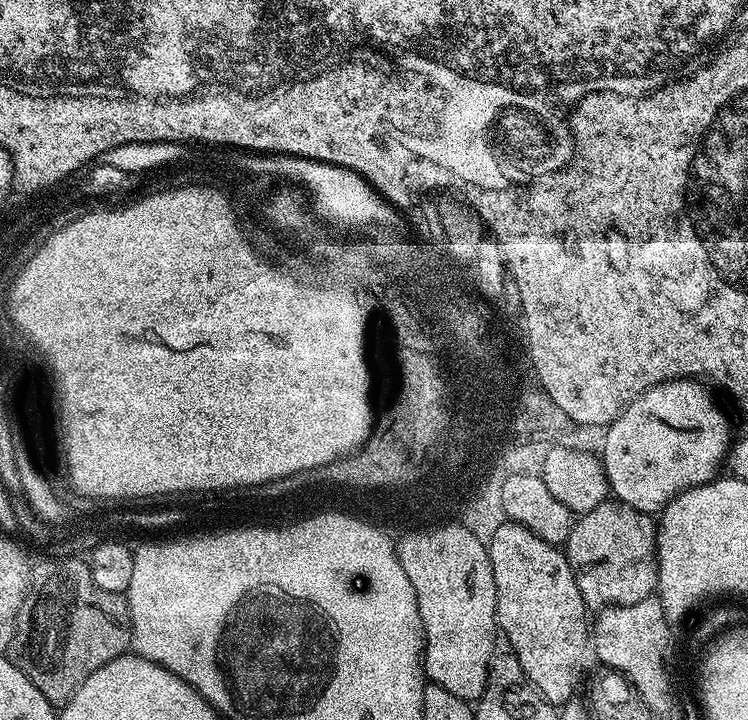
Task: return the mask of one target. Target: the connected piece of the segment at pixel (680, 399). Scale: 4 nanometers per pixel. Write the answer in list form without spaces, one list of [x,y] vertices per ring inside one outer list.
[[[663,380],[661,384],[656,384],[653,388],[646,389],[641,396],[635,396],[620,411],[619,418],[607,425],[606,431],[603,433],[605,436],[602,463],[604,466],[604,477],[607,478],[611,495],[615,499],[622,501],[626,506],[634,506],[634,510],[638,510],[639,512],[656,514],[664,509],[680,492],[686,491],[693,484],[704,484],[707,480],[713,479],[717,475],[716,467],[719,464],[721,467],[722,461],[725,459],[730,447],[730,435],[728,436],[728,420],[724,417],[723,410],[712,401],[712,396],[707,390],[709,391],[703,383],[696,380]]]

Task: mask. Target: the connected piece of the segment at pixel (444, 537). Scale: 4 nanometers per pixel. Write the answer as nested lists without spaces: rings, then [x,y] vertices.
[[[440,522],[436,530],[409,530],[401,540],[395,541],[398,562],[410,578],[418,598],[418,614],[424,623],[424,674],[431,683],[458,694],[458,698],[475,702],[486,690],[488,667],[497,651],[498,625],[496,622],[496,587],[494,570],[488,557],[487,543],[467,523]]]

